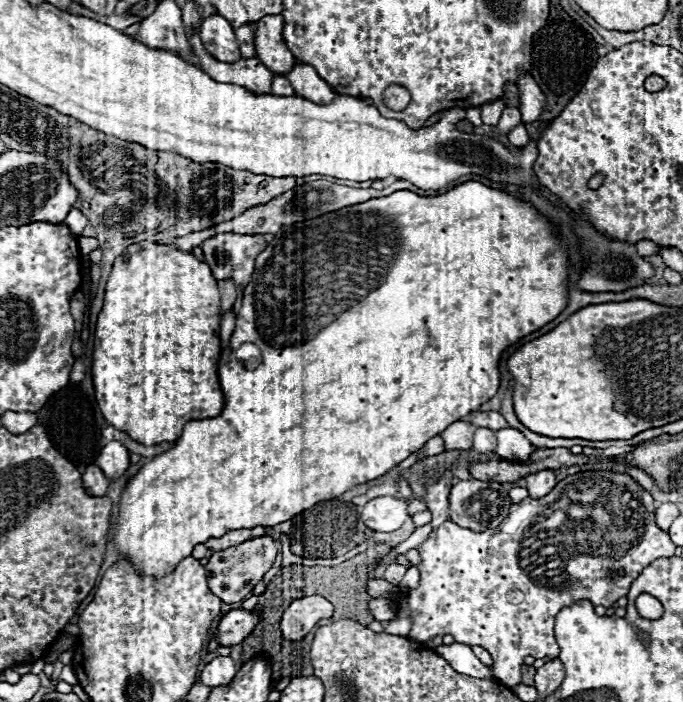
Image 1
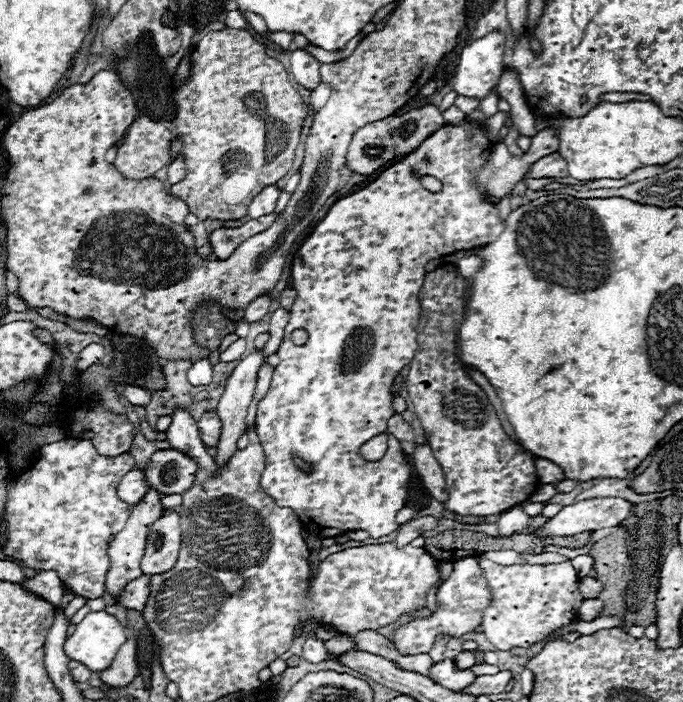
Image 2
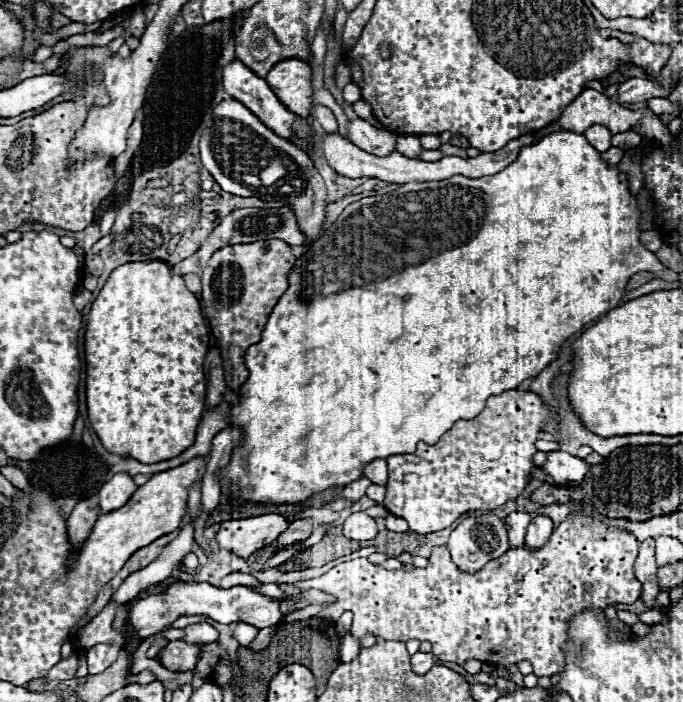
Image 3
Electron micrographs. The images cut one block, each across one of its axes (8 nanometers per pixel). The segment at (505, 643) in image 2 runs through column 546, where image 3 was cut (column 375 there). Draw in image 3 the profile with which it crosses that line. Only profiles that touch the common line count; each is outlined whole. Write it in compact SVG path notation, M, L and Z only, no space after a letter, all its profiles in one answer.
M578 508L576 512L578 516L568 516L552 530L550 540L540 550L528 546L510 548L500 558L486 562L476 574L458 570L446 546L436 546L426 568L386 570L366 558L356 558L334 566L318 578L296 582L294 586L298 592L316 588L336 596L342 610L354 612L350 634L358 640L362 640L366 632L384 640L428 640L432 642L432 652L440 660L464 664L468 658L476 658L498 670L528 660L534 666L536 676L552 676L564 668L562 644L566 640L568 620L576 612L592 606L606 608L608 604L634 604L642 594L642 582L634 576L634 562L640 546L636 536L624 528L602 522L592 510Z

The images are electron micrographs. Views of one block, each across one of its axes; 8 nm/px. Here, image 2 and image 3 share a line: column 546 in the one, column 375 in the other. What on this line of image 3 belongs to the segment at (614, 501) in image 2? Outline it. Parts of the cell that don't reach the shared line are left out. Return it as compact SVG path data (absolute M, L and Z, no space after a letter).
M354 512L344 522L344 536L348 536L350 540L372 540L376 532L376 522L366 512Z

